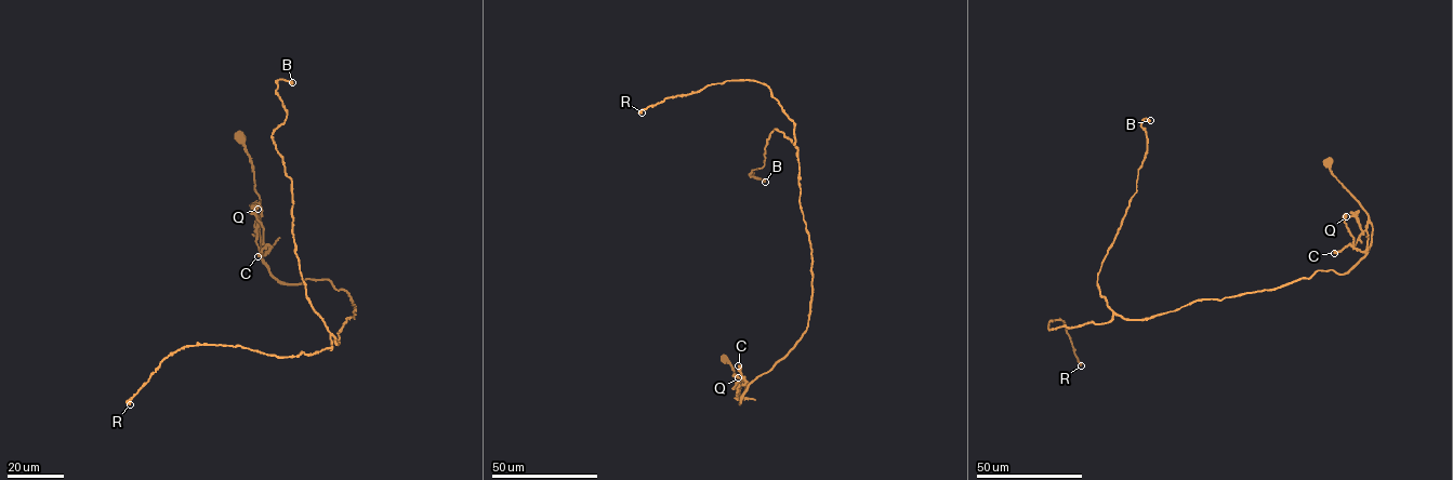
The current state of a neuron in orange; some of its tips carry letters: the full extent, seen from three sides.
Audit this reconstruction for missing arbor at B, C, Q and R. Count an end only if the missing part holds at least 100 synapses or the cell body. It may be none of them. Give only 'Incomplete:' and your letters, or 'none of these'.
Incomplete: none of these

